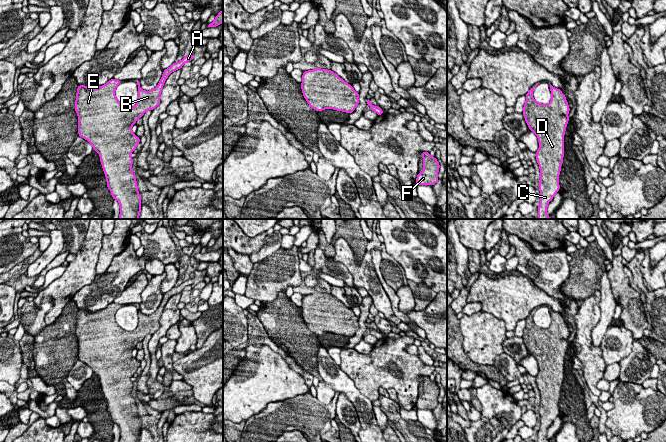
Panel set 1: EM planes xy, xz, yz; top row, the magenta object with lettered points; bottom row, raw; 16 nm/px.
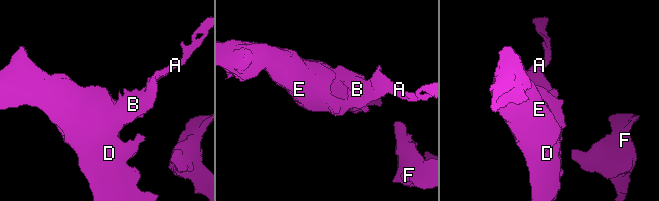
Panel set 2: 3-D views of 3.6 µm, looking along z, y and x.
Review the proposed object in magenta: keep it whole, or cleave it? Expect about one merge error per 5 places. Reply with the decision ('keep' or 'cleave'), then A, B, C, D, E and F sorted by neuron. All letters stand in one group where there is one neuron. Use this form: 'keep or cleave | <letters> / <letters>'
keep | A B C D E F

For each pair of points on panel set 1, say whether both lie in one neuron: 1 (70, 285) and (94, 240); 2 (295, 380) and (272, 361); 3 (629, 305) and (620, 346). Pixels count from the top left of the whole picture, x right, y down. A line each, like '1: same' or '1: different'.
1: same
2: same
3: different

